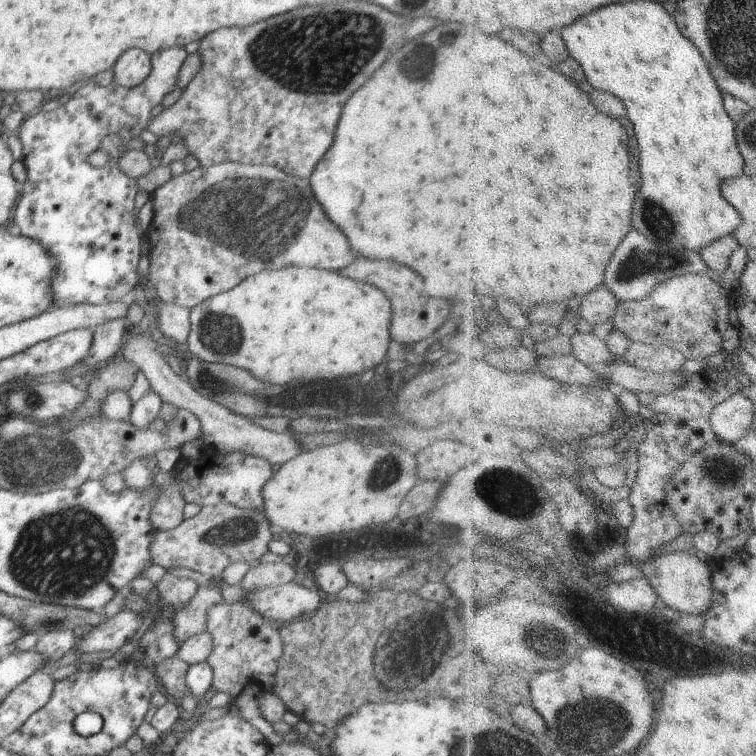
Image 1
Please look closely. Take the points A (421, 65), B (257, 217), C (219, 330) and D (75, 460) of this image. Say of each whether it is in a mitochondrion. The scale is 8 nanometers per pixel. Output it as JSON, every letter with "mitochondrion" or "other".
{"A":"mitochondrion","B":"mitochondrion","C":"mitochondrion","D":"mitochondrion"}

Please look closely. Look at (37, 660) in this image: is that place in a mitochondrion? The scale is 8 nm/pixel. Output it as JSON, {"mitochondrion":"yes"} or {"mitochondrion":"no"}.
{"mitochondrion":"no"}

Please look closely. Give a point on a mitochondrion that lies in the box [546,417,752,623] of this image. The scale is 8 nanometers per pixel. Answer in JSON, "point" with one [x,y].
{"point":[721,472]}

